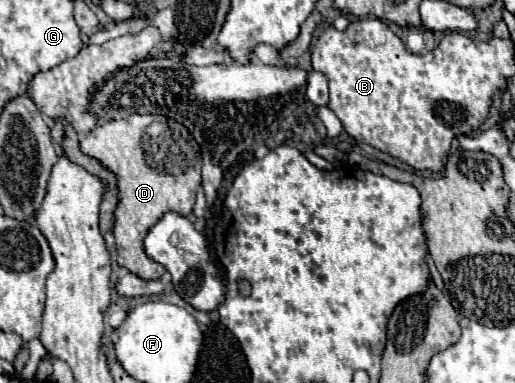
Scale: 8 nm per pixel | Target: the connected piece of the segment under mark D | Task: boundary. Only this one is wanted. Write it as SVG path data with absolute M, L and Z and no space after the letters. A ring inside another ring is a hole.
M131 115L127 119L109 121L93 129L79 143L81 151L97 159L117 177L117 197L113 237L117 243L117 263L133 275L153 281L165 269L147 259L143 253L143 237L167 211L187 217L195 205L195 193L201 187L201 151L191 133L177 121L163 115ZM155 169L175 169L175 175L157 173Z

